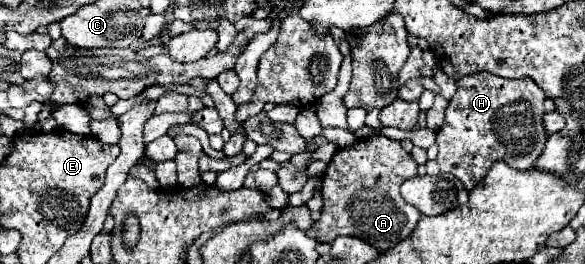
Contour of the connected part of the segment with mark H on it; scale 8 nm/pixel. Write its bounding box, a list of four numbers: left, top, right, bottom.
[436,71,548,191]

